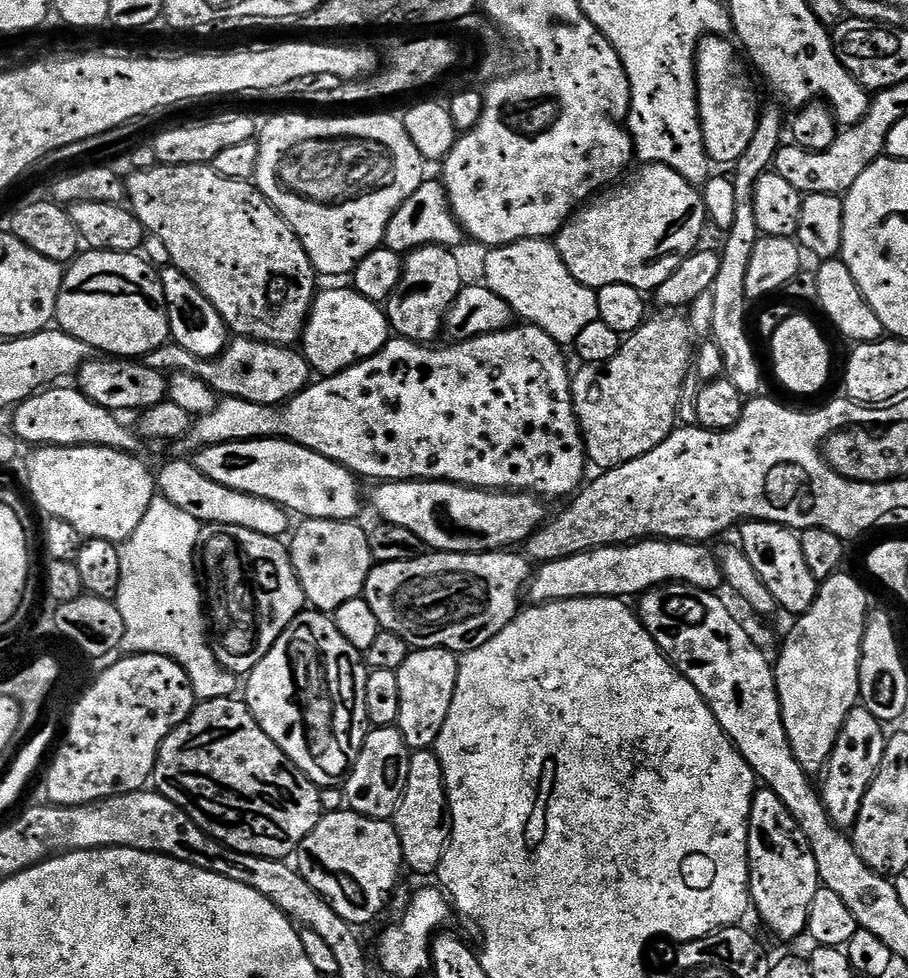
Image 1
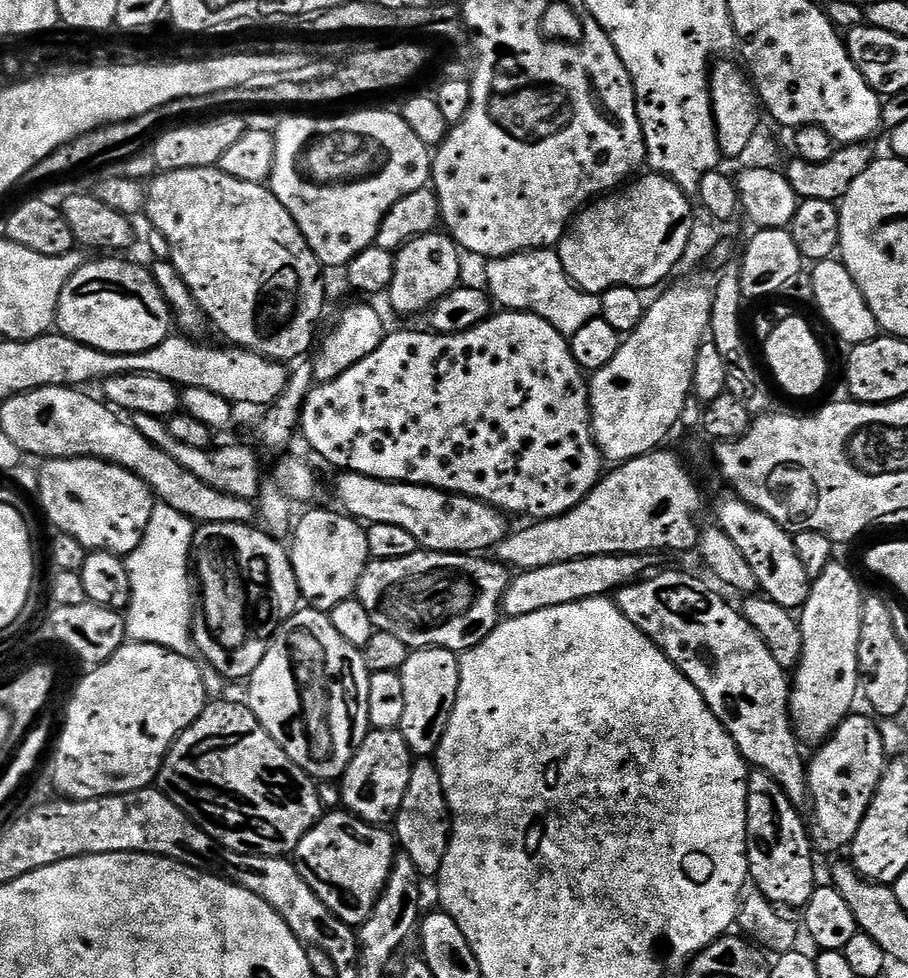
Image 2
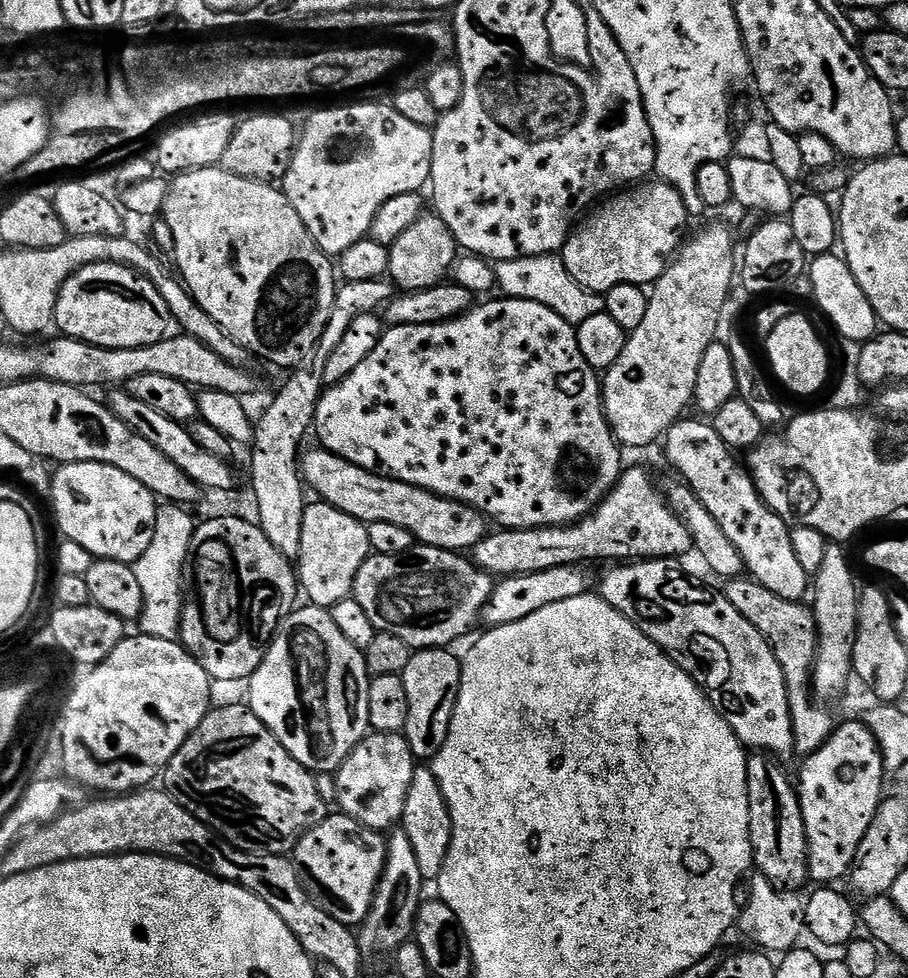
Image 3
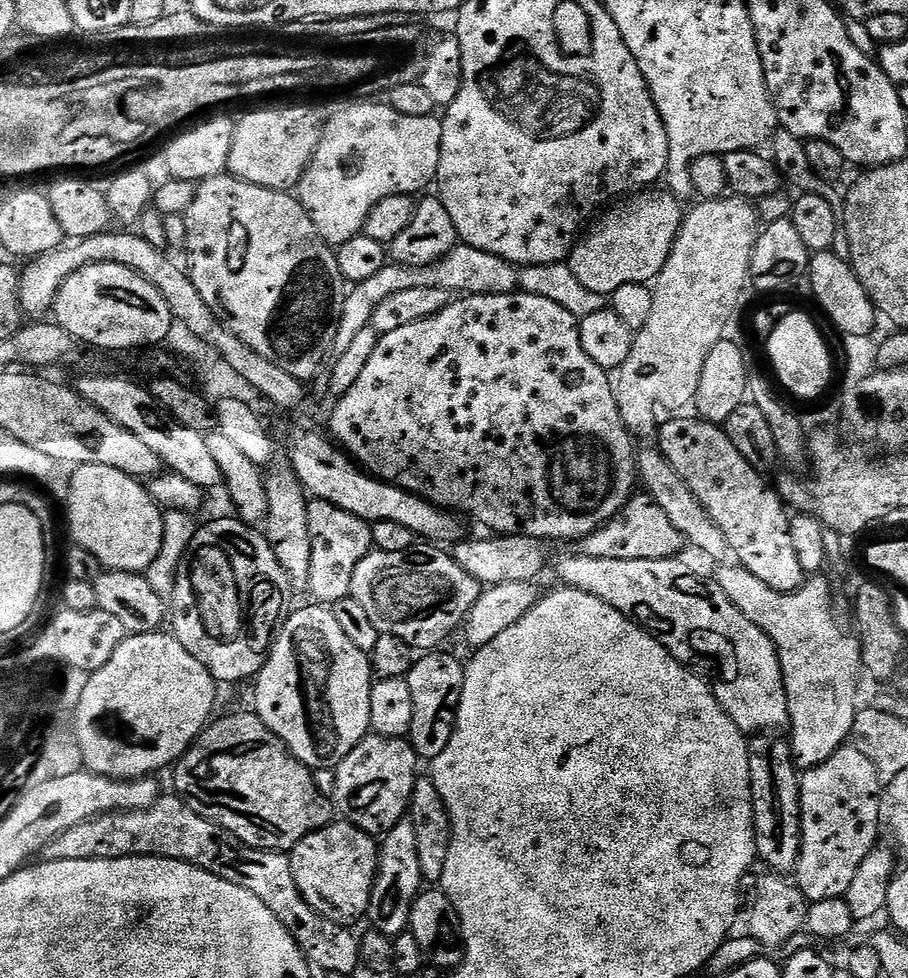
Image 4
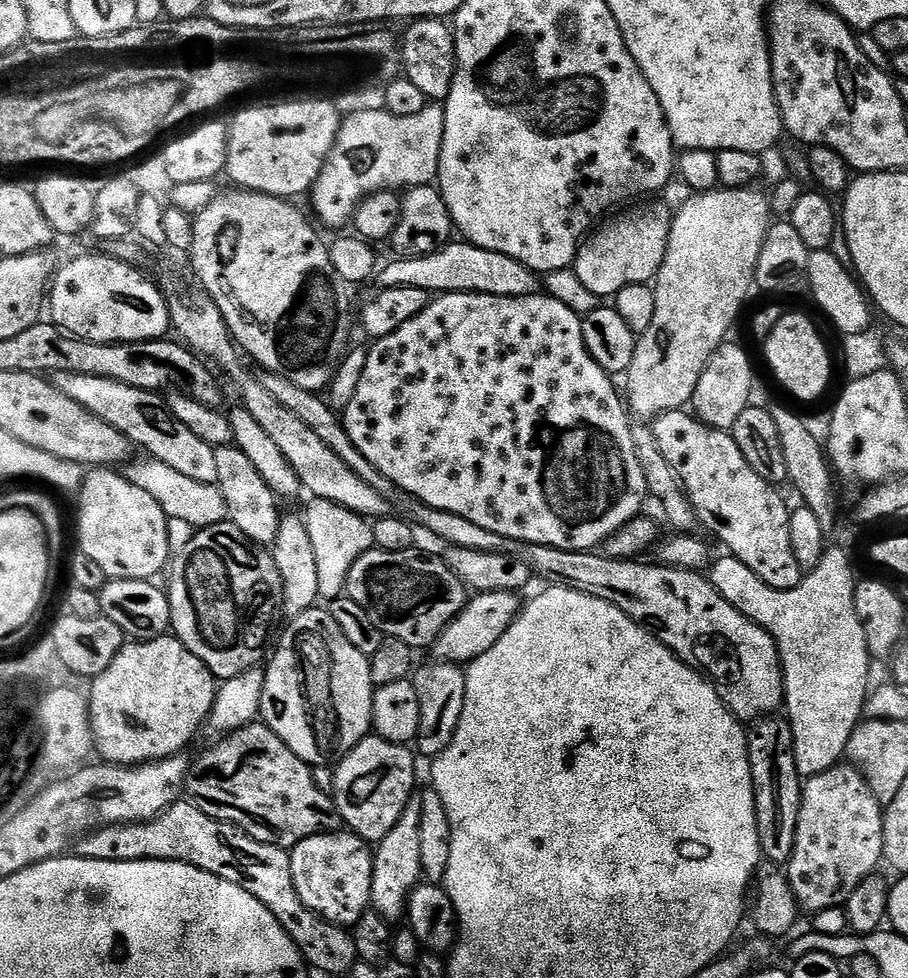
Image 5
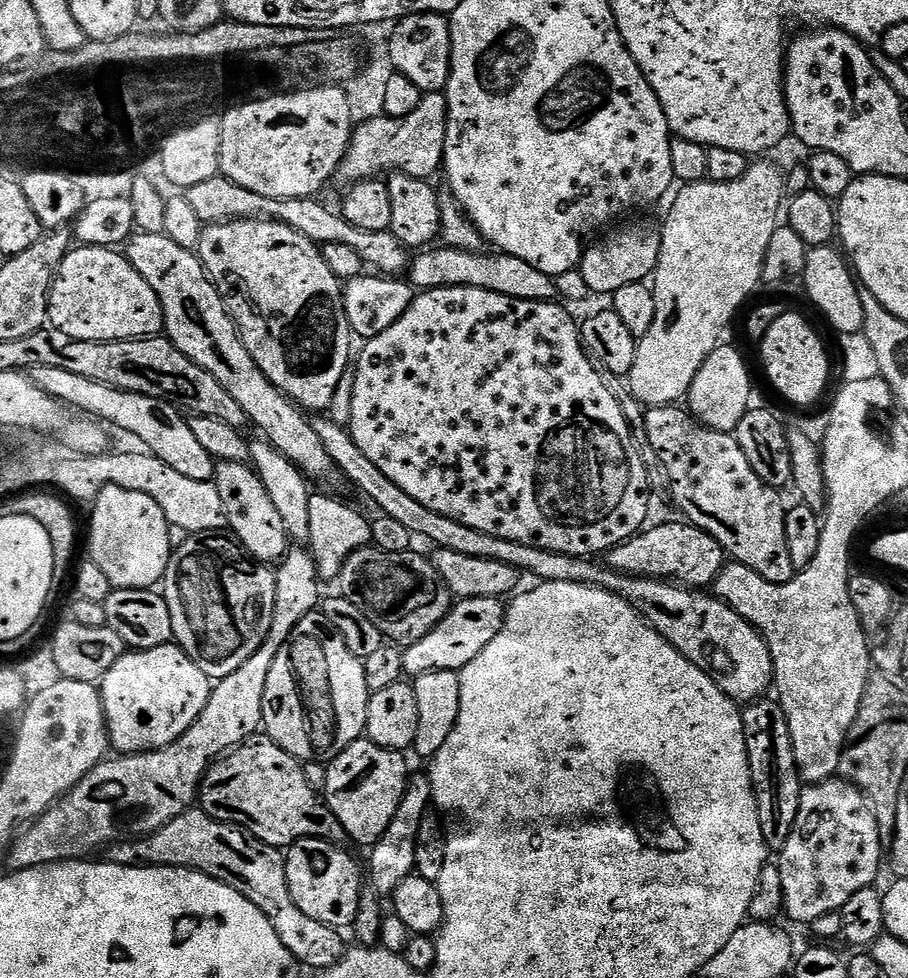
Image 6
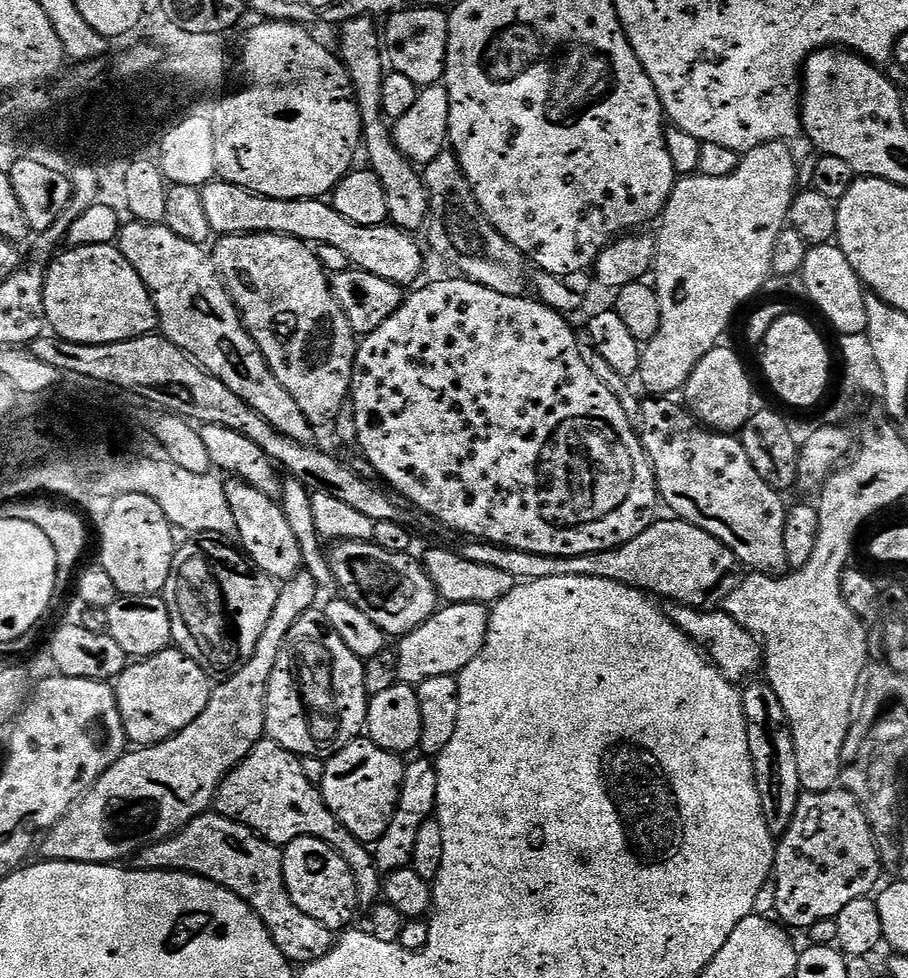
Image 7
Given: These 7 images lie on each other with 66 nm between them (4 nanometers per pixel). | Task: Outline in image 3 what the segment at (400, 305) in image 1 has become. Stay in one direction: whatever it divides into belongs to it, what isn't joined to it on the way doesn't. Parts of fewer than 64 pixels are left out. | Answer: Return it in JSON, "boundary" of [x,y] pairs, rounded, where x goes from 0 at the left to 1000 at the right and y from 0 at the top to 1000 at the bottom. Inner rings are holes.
{"boundary":[[[468,219],[427,254],[427,282],[442,300],[465,299],[490,289],[503,267],[504,251],[496,231],[482,220]]]}

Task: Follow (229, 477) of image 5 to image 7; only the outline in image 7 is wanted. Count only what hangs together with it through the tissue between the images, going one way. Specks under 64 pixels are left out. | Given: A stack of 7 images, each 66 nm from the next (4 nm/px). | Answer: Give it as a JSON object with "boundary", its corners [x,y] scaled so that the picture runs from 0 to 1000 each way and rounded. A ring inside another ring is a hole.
{"boundary":[[[251,489],[246,494],[249,512],[258,528],[259,547],[264,550],[269,566],[301,593],[320,593],[334,582],[335,572],[333,558],[328,558],[328,550],[324,550],[324,542],[319,542],[319,534],[316,533],[309,516],[301,508],[280,501],[275,493]]]}

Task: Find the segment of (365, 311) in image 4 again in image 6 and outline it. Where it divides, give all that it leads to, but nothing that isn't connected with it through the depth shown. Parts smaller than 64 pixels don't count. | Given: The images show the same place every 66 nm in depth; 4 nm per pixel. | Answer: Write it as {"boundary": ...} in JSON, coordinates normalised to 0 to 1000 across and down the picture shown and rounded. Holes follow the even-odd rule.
{"boundary":[[[483,252],[485,254],[470,255],[461,259],[453,267],[449,274],[449,286],[454,292],[464,298],[471,298],[480,294],[499,294],[500,292],[513,292],[514,294],[535,296],[542,300],[553,300],[557,304],[566,304],[577,308],[611,308],[616,304],[612,287],[609,283],[588,275],[588,272],[580,271],[573,264],[566,264],[565,261],[542,258],[541,261],[535,258],[507,257],[503,254]]]}

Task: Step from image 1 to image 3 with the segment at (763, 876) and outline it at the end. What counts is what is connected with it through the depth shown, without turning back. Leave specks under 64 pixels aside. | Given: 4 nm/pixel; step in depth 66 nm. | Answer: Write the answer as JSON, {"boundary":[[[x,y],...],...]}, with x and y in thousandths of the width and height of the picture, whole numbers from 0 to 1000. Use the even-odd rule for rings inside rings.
{"boundary":[[[828,771],[824,775],[824,815],[826,816],[826,857],[828,863],[828,882],[831,891],[843,896],[858,910],[881,910],[885,903],[891,903],[890,895],[890,858],[888,857],[888,845],[883,840],[883,828],[881,827],[881,815],[878,803],[859,786],[860,778],[846,771]]]}

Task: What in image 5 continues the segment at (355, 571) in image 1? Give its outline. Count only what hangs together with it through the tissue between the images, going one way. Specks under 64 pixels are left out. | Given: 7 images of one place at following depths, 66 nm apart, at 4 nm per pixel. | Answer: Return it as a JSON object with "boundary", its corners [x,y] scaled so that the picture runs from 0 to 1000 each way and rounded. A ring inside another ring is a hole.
{"boundary":[[[347,509],[333,520],[337,546],[341,546],[341,554],[346,558],[346,572],[350,578],[350,607],[352,613],[365,616],[380,608],[383,600],[385,579],[399,571],[399,566],[410,563],[412,546],[410,537],[404,531],[368,513],[359,513]]]}

